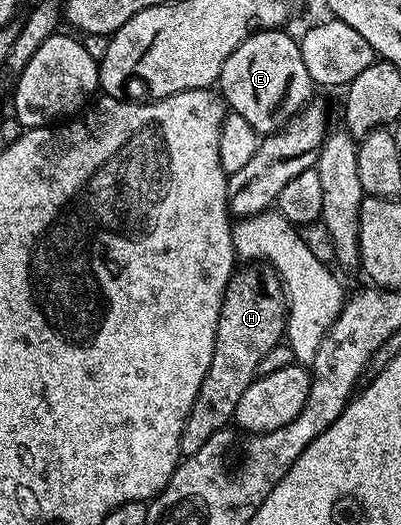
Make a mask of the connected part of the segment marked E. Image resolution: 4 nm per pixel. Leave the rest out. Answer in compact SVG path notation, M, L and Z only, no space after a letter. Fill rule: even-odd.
M276 29L255 31L248 35L247 40L237 45L233 53L229 53L229 61L225 61L217 80L217 87L223 96L223 102L234 114L245 117L245 121L249 121L249 125L253 125L253 129L261 137L283 130L287 122L299 114L313 99L311 95L313 84L308 70L305 69L299 44L295 39L291 40L285 32L286 30Z

